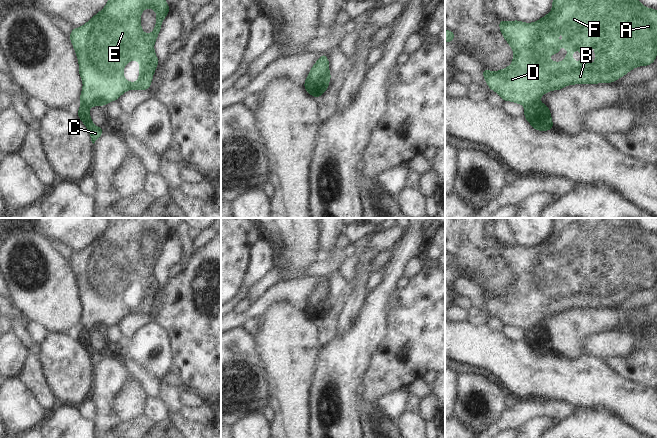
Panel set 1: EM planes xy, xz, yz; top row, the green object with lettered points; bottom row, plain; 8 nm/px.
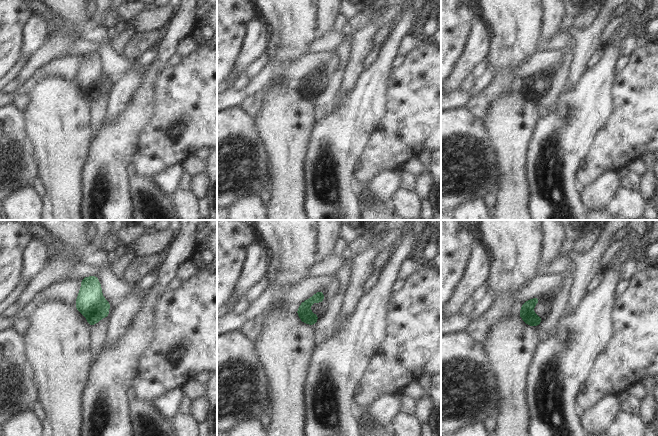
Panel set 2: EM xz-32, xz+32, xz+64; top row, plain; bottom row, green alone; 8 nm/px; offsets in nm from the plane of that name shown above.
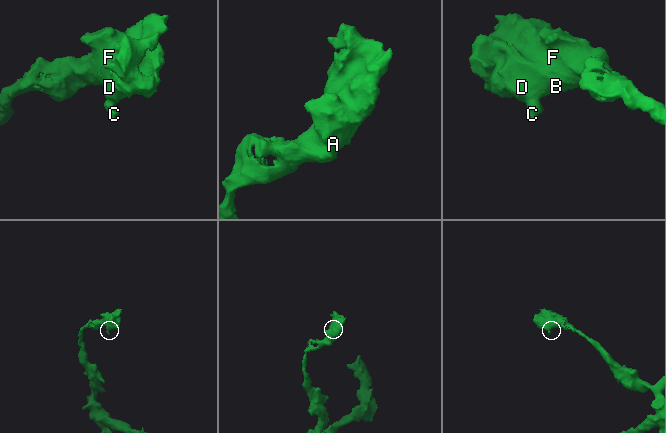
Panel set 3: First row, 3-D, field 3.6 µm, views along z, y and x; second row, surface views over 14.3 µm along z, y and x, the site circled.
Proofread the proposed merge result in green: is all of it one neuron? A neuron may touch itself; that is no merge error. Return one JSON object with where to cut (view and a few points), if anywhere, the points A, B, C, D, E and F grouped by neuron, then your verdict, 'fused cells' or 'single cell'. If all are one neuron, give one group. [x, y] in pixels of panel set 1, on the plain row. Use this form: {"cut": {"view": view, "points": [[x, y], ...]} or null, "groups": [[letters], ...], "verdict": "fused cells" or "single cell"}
{"cut": {"view": "xz", "points": [[306, 302], [321, 314], [319, 319]]}, "groups": [["A", "B", "D", "E", "F"], ["C"]], "verdict": "fused cells"}

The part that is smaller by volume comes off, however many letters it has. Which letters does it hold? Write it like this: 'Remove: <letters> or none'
Remove: C

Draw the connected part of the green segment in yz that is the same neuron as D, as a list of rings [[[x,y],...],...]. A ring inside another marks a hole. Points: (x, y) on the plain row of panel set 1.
[[[553,218],[553,227],[552,227],[552,235],[549,237],[549,238],[546,238],[543,242],[537,244],[536,246],[534,247],[524,247],[524,246],[521,246],[519,244],[515,244],[515,245],[504,245],[502,243],[500,243],[499,245],[499,252],[501,254],[501,257],[504,261],[504,263],[508,266],[508,268],[510,269],[510,271],[512,272],[512,274],[514,275],[514,281],[512,283],[512,287],[509,291],[506,291],[500,295],[488,295],[486,293],[482,293],[482,298],[484,300],[484,303],[488,309],[488,311],[495,315],[497,318],[500,319],[500,321],[503,323],[503,325],[512,325],[512,326],[515,326],[515,327],[518,327],[518,328],[521,328],[523,329],[524,331],[529,331],[531,329],[534,329],[535,327],[539,326],[540,324],[540,321],[543,319],[543,318],[546,318],[548,317],[550,314],[556,314],[556,315],[559,315],[560,313],[562,313],[563,311],[565,310],[568,310],[568,309],[573,309],[573,308],[597,308],[597,307],[613,307],[615,304],[623,301],[625,298],[627,298],[630,294],[638,291],[638,290],[648,290],[650,288],[652,288],[655,283],[656,283],[656,280],[657,280],[657,234],[653,233],[653,232],[646,232],[645,230],[643,230],[639,223],[634,220],[633,218]],[[560,253],[563,253],[563,271],[565,272],[565,274],[570,274],[571,276],[570,277],[566,277],[565,278],[565,283],[562,285],[562,286],[552,286],[550,284],[550,282],[548,281],[548,279],[552,279],[552,278],[558,278],[560,276],[560,266],[557,264],[557,261],[559,259],[559,255]],[[592,270],[595,270],[595,288],[592,289],[591,287],[587,286],[585,287],[583,282],[589,277],[589,273],[592,271]],[[576,273],[579,273],[579,277],[580,279],[583,281],[582,283],[580,283],[578,286],[576,284],[571,284],[570,282],[572,280],[574,280],[574,274]]]

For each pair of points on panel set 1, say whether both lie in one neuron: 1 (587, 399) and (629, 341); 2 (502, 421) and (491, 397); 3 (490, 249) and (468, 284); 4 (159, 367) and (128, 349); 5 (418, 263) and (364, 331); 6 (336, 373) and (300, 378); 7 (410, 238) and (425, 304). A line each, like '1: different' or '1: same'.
1: different
2: different
3: different
4: same
5: different
6: different
7: different

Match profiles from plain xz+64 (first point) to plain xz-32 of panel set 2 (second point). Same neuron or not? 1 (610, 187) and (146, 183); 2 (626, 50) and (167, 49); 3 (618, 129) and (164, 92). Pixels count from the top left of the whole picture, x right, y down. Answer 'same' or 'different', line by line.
1: different
2: different
3: same

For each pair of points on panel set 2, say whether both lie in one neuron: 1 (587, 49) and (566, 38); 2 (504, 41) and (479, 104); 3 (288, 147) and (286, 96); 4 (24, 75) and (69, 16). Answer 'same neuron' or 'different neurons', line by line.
1: different neurons
2: same neuron
3: same neuron
4: different neurons

